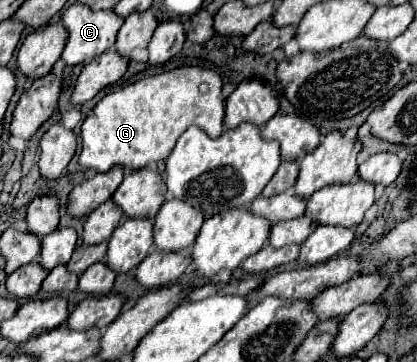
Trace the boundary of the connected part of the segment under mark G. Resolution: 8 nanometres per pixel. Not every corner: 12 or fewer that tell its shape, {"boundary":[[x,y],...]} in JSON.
{"boundary":[[183,65],[105,95],[79,165],[167,159],[189,125],[219,137],[217,71]]}

